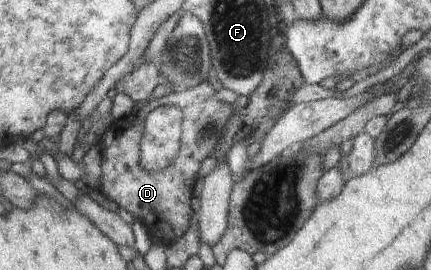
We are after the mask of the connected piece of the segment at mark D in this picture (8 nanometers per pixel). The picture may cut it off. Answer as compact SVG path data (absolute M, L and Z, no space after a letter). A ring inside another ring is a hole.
M203 80L199 85L186 90L175 89L169 95L143 105L139 111L132 111L129 115L119 118L107 127L98 144L102 155L98 188L113 199L118 207L123 207L125 211L129 211L135 221L139 220L144 223L151 231L153 239L159 243L174 243L189 229L192 213L191 199L197 194L199 188L198 169L206 157L217 156L215 149L221 136L223 136L225 123L231 117L232 110L231 105L217 99L215 93L216 91L213 90L208 80ZM159 106L177 106L182 111L182 134L177 157L163 171L152 172L144 170L140 165L140 141L144 134L145 112L154 110Z

